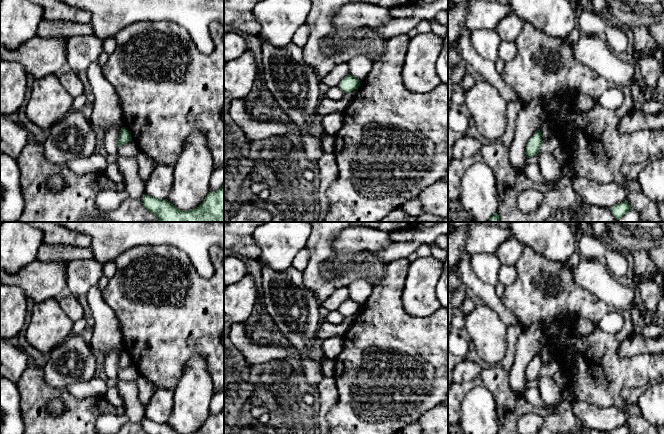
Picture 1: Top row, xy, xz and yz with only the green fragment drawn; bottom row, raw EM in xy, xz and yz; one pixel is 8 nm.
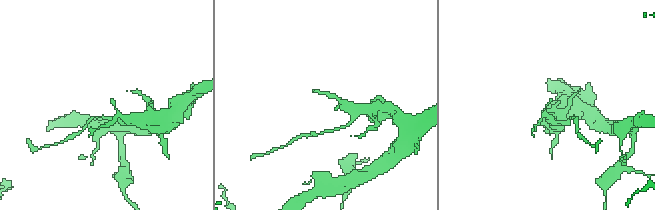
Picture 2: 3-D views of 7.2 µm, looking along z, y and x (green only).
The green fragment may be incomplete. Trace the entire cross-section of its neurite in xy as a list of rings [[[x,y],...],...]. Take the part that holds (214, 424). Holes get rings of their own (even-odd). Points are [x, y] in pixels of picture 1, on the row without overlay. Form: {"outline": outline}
{"outline": [[[224,408],[217,415],[210,415],[202,427],[191,434],[224,434]]]}

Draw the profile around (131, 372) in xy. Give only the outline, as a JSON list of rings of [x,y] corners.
[[[132,364],[118,371],[118,377],[122,380],[137,381],[140,377],[138,369]]]

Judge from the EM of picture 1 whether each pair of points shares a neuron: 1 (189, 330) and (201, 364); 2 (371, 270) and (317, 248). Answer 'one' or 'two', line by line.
1: two
2: one

